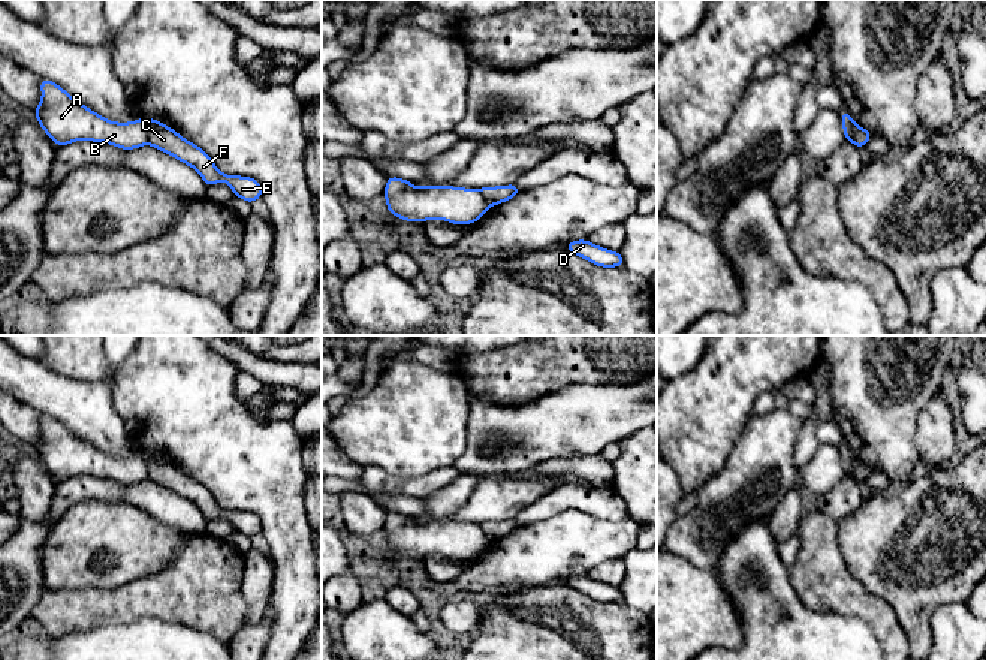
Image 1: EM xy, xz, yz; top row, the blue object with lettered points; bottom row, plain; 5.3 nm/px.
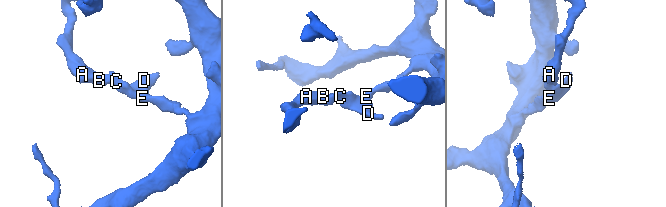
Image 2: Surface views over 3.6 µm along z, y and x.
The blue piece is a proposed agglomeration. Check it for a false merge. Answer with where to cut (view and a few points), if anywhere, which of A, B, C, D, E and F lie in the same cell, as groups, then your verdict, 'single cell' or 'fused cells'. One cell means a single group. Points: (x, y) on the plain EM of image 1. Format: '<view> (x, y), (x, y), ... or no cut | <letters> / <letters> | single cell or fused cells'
xy (142, 455), (148, 478) | A B / C D E F | fused cells

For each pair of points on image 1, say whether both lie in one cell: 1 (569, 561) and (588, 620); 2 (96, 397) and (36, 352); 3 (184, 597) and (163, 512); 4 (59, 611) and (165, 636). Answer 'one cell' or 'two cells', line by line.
1: two cells
2: two cells
3: two cells
4: two cells

